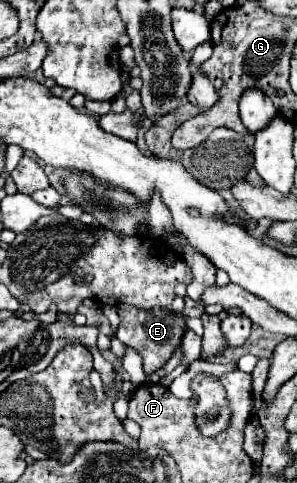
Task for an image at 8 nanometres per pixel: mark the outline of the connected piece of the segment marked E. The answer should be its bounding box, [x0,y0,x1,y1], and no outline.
[115,306,185,374]

